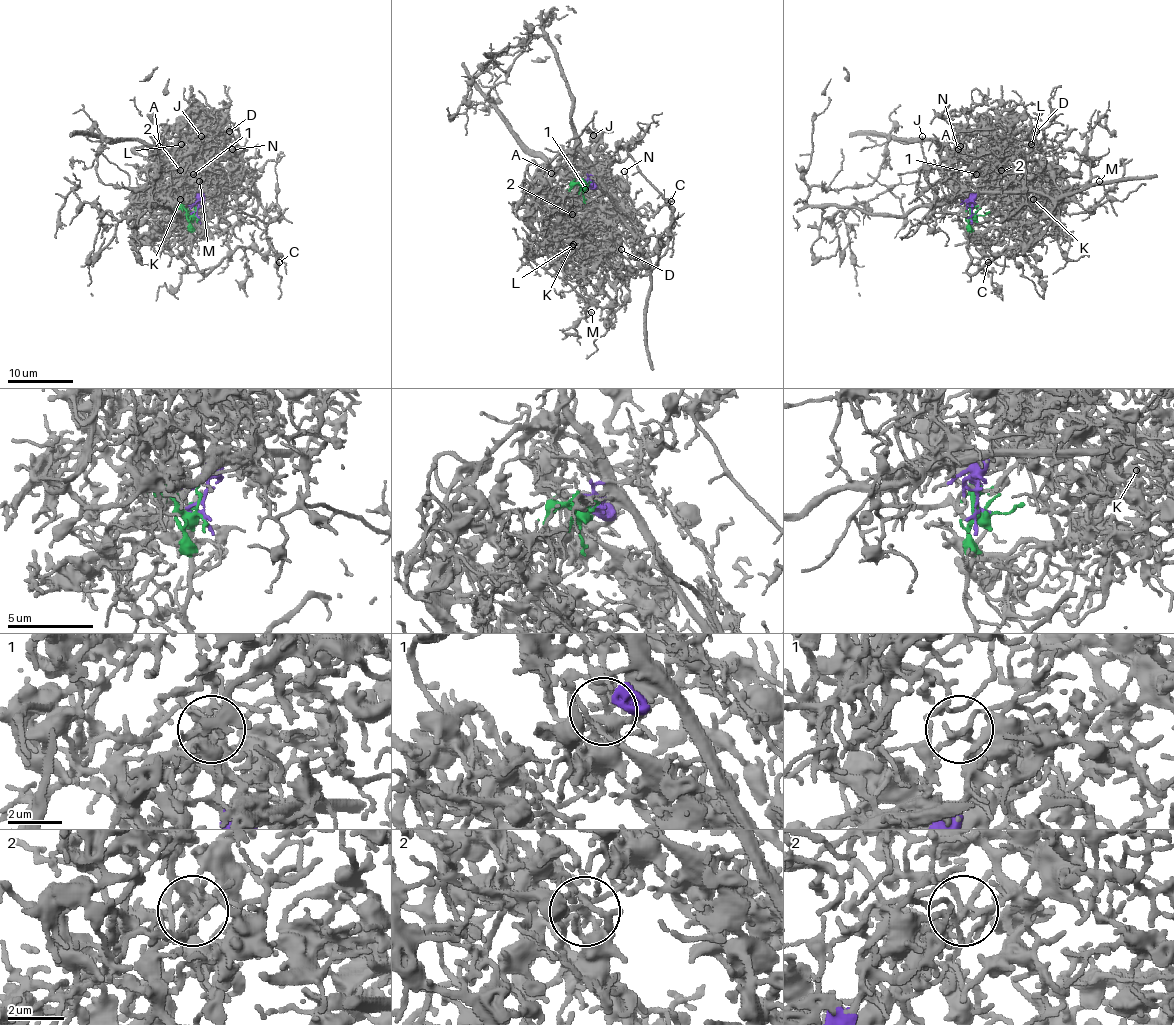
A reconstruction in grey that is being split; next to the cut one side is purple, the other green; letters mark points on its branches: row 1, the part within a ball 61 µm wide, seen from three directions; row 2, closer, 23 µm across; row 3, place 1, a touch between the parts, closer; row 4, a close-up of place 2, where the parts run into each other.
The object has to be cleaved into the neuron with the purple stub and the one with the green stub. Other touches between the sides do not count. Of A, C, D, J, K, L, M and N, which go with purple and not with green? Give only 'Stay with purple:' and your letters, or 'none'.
Stay with purple: A, D, J, K, L, N

